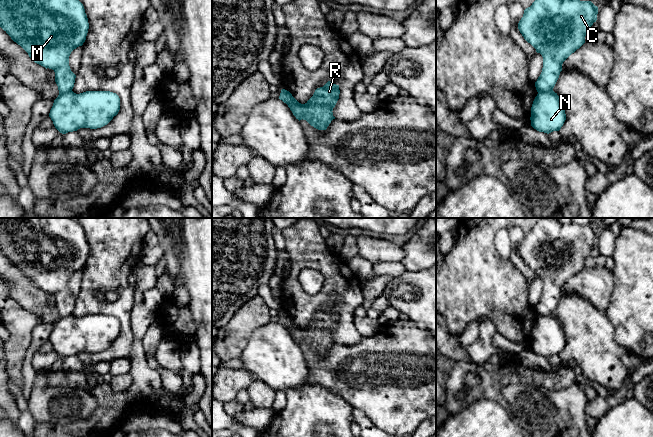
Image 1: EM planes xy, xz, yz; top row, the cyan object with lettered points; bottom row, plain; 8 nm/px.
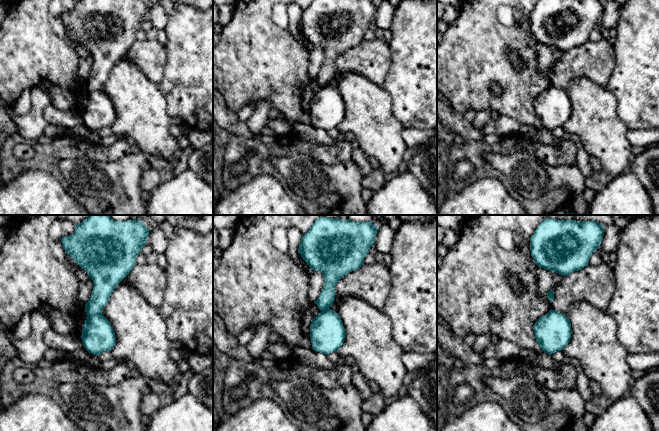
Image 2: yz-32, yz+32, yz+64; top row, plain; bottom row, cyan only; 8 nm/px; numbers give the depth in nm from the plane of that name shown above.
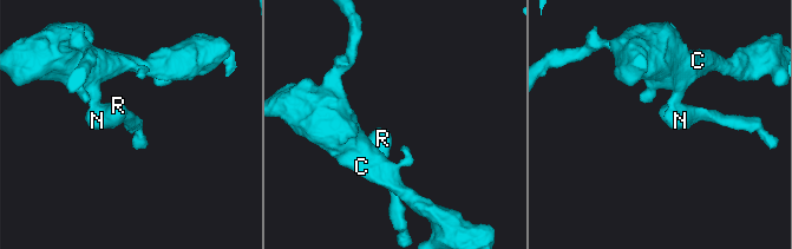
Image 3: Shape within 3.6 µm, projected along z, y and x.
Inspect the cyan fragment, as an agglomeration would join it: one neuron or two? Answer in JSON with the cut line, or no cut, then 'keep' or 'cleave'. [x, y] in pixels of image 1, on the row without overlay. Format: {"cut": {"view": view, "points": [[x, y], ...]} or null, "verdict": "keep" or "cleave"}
{"cut": {"view": "yz", "points": [[552, 313], [538, 317]]}, "verdict": "cleave"}

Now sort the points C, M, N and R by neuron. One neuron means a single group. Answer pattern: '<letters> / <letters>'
C M / N R

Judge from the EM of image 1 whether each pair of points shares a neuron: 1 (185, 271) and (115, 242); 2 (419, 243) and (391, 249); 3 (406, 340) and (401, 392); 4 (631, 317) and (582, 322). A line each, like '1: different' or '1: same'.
1: different
2: different
3: same
4: different

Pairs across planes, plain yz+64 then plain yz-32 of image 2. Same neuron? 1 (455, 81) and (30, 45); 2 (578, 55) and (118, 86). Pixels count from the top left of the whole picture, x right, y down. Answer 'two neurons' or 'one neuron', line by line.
1: one neuron
2: two neurons

